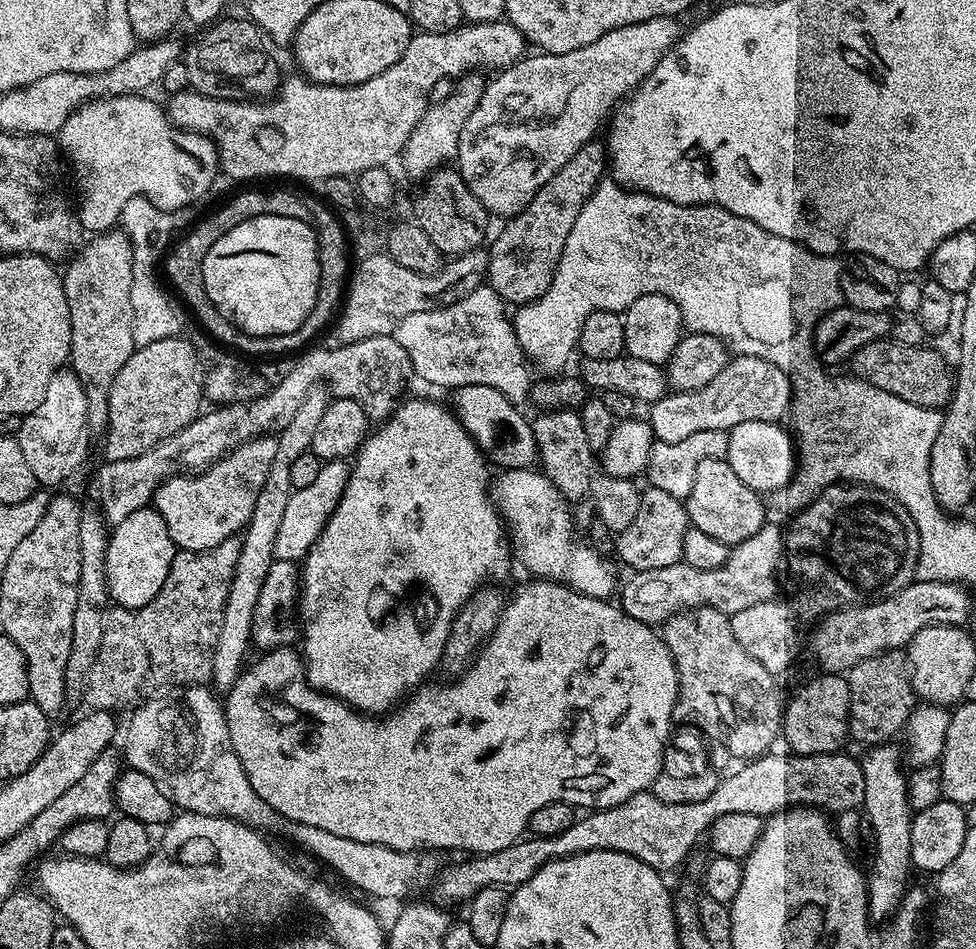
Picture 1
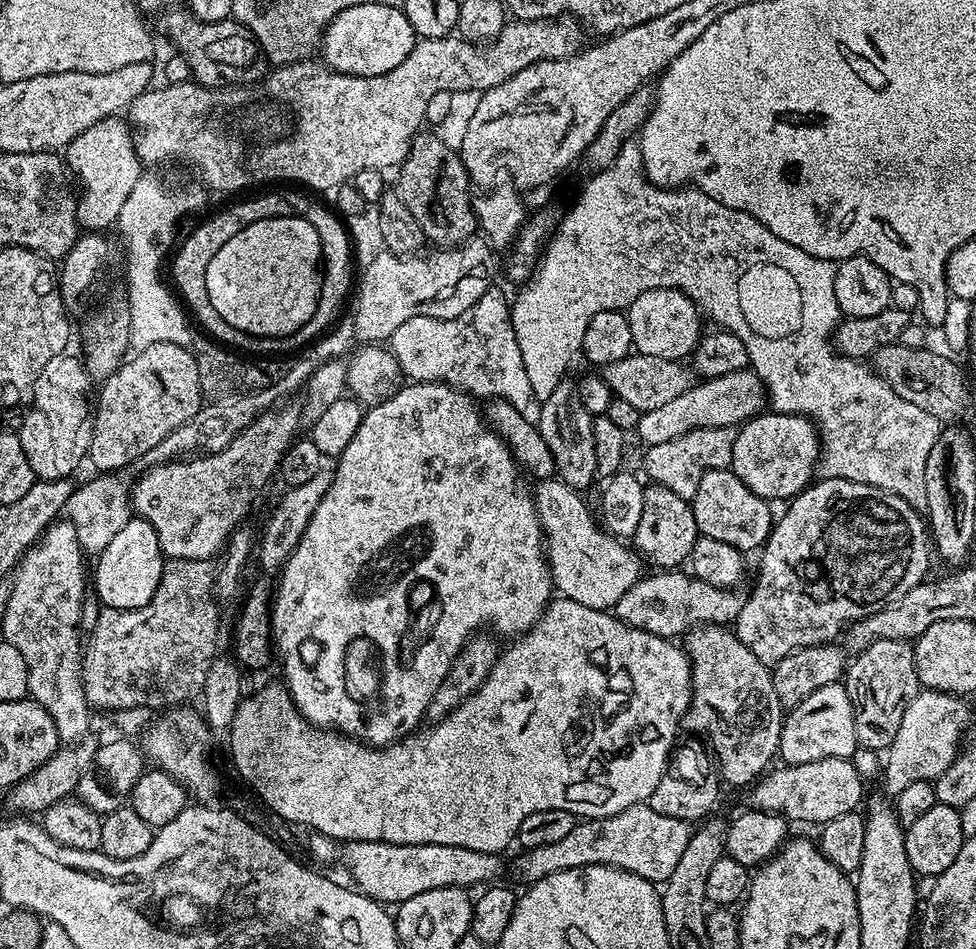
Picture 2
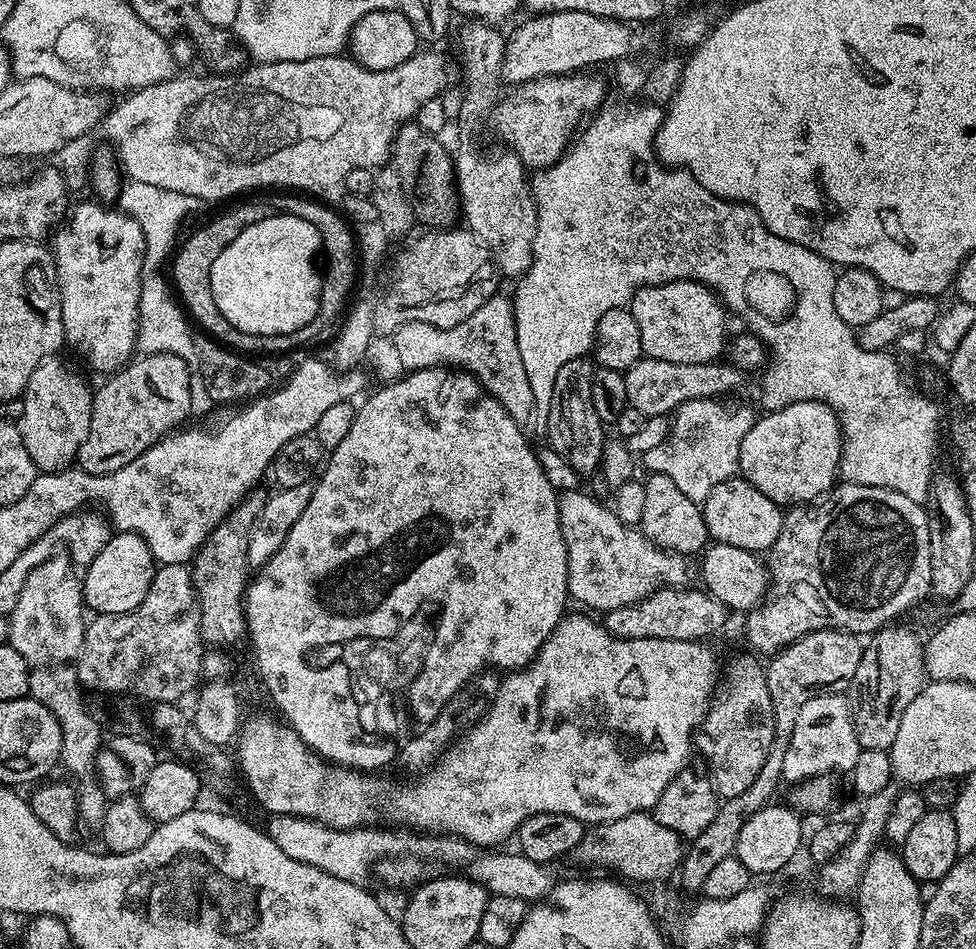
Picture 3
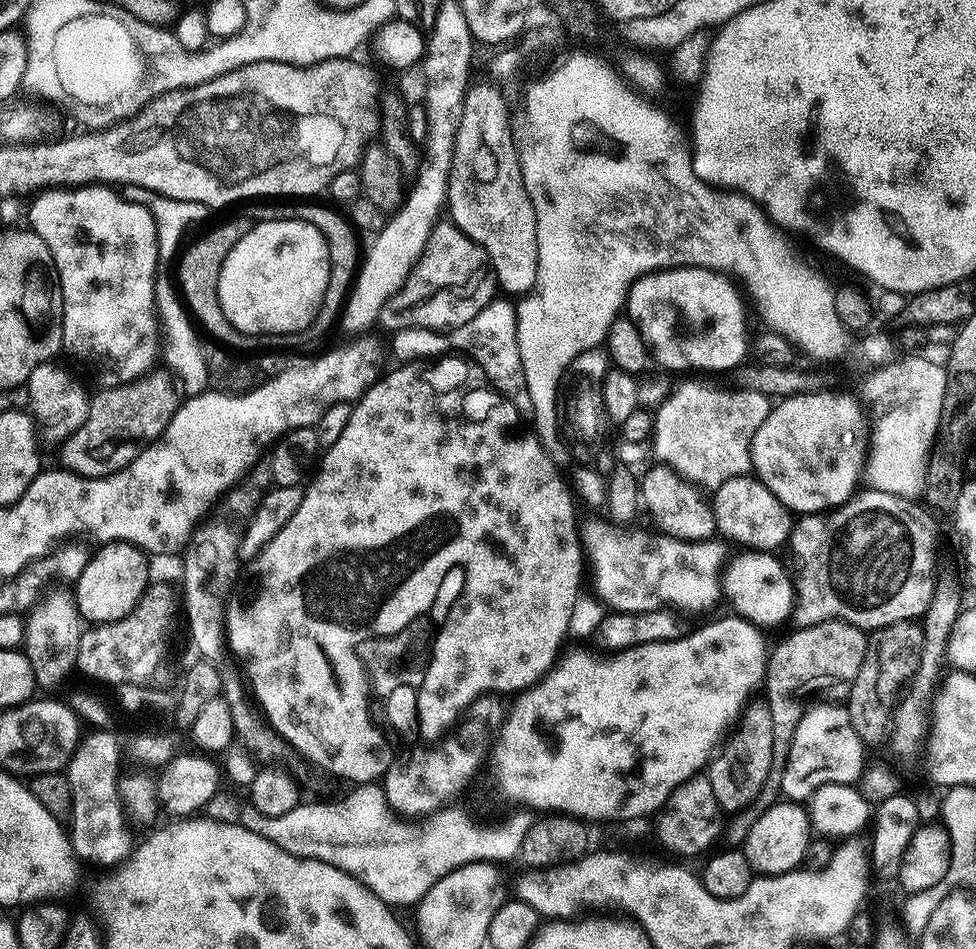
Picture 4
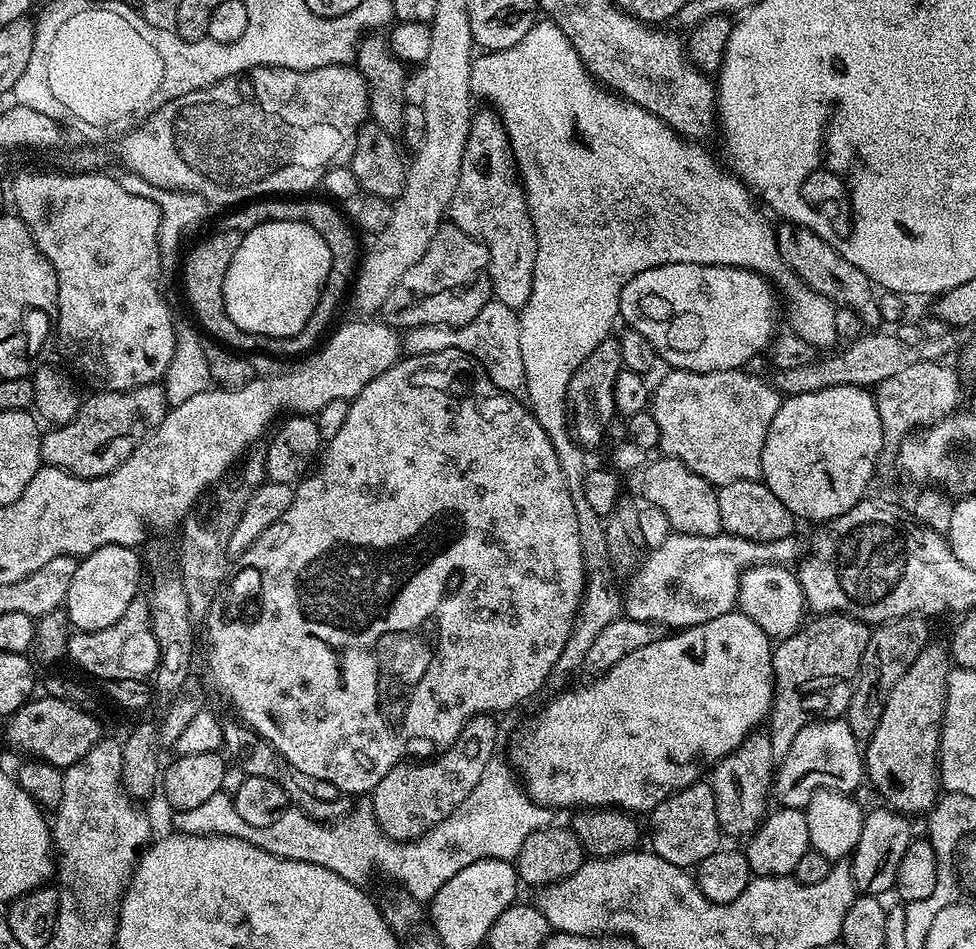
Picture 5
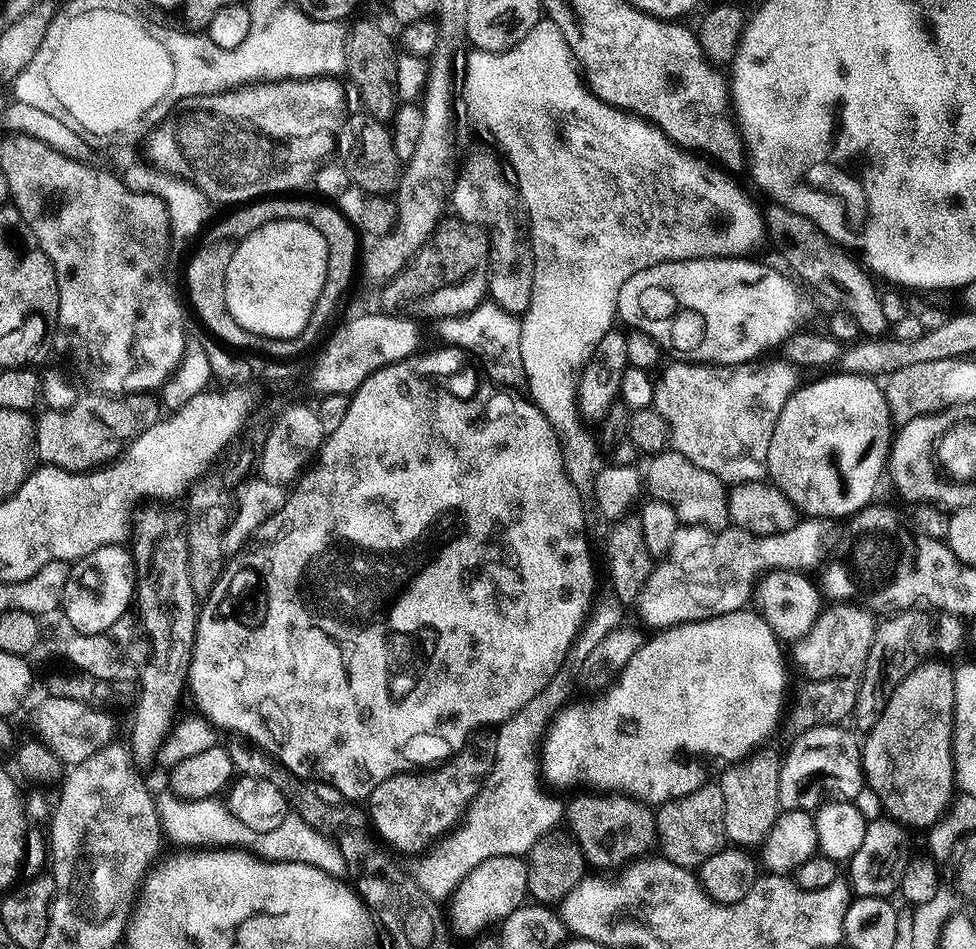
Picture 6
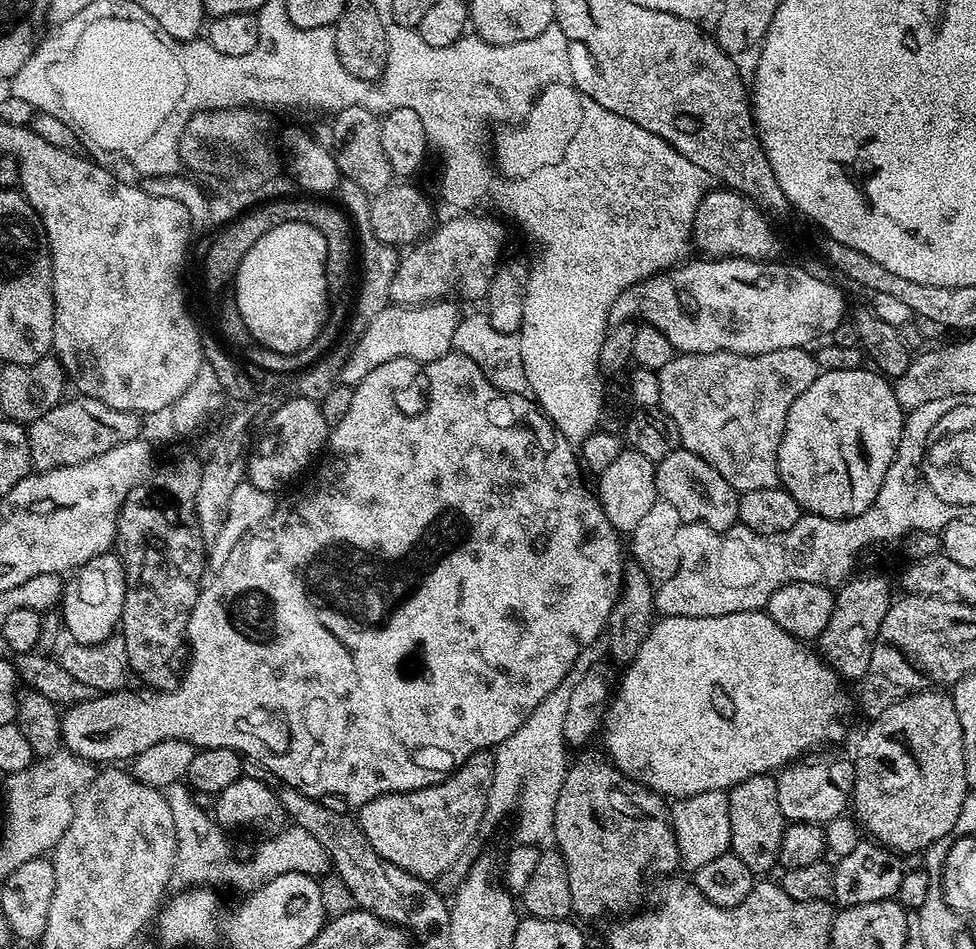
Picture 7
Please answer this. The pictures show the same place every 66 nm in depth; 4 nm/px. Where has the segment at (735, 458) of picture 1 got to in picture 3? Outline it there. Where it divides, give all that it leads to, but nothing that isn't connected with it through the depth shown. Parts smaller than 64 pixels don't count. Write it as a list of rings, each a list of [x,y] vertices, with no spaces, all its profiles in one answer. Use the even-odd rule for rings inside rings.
[[[817,400],[791,404],[777,412],[765,411],[763,415],[742,438],[739,475],[781,506],[811,504],[831,492],[844,449],[840,417],[828,404]]]

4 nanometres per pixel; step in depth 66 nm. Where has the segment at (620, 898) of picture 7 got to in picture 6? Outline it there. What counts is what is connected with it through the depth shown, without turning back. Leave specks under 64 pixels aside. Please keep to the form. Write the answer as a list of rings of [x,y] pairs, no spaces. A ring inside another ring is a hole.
[[[588,791],[592,792],[584,792],[567,801],[566,824],[568,820],[567,831],[589,865],[620,870],[633,861],[647,857],[651,853],[648,851],[657,847],[656,814],[649,805],[623,792]]]

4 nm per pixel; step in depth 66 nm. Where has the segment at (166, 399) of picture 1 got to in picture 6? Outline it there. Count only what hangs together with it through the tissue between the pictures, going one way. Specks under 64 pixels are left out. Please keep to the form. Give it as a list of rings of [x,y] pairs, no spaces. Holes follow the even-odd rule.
[[[84,394],[75,402],[59,410],[45,410],[35,421],[34,452],[39,463],[53,468],[64,468],[68,472],[87,472],[116,459],[129,443],[151,428],[158,419],[156,404],[149,395],[133,394],[130,396],[106,396],[103,394]]]

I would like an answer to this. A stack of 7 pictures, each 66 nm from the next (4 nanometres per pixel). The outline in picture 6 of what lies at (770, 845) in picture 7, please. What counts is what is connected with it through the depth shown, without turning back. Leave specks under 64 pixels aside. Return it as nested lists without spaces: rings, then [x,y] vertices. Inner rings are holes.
[[[758,750],[749,758],[742,760],[723,769],[718,777],[718,783],[722,790],[722,799],[726,802],[726,837],[735,847],[752,850],[752,847],[763,845],[764,840],[770,834],[774,822],[781,814],[781,806],[778,798],[778,782],[781,767],[781,757],[775,756],[768,750]]]

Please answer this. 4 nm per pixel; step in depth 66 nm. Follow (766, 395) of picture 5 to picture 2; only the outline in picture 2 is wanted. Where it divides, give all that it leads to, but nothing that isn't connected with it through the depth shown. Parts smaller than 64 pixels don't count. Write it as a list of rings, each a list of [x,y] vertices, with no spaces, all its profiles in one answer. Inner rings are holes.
[[[735,427],[695,428],[682,434],[682,438],[674,438],[674,442],[661,442],[659,446],[645,447],[644,472],[649,476],[647,479],[653,484],[666,486],[666,490],[674,490],[678,498],[691,502],[694,494],[698,494],[702,474],[731,465],[736,434]]]

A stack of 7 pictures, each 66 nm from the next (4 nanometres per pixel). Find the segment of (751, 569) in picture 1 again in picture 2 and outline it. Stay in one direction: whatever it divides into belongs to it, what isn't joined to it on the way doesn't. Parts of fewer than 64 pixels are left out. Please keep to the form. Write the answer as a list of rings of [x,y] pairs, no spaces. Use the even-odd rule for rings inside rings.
[[[656,570],[651,574],[653,576],[643,575],[626,594],[622,594],[622,598],[618,598],[614,615],[623,624],[629,624],[638,630],[646,630],[655,636],[680,638],[691,632],[697,624],[731,625],[738,618],[738,614],[744,611],[745,597],[739,596],[739,591],[710,586],[710,582],[702,582],[698,577],[684,570]]]

